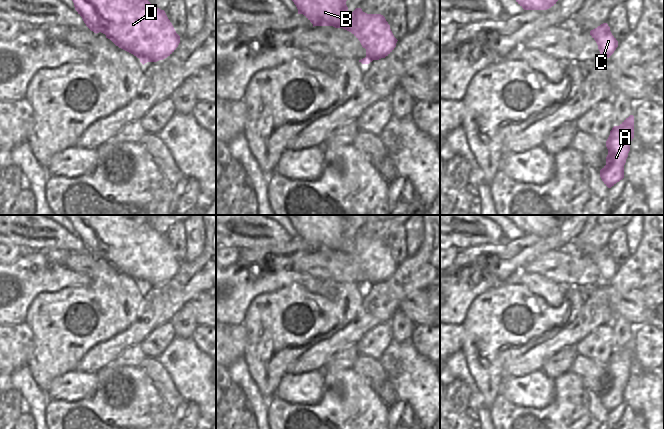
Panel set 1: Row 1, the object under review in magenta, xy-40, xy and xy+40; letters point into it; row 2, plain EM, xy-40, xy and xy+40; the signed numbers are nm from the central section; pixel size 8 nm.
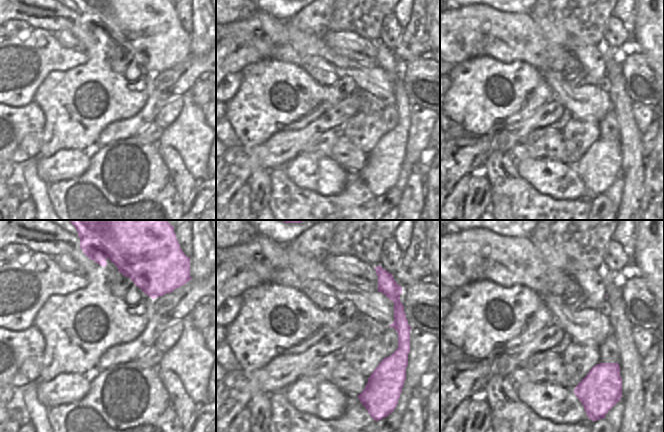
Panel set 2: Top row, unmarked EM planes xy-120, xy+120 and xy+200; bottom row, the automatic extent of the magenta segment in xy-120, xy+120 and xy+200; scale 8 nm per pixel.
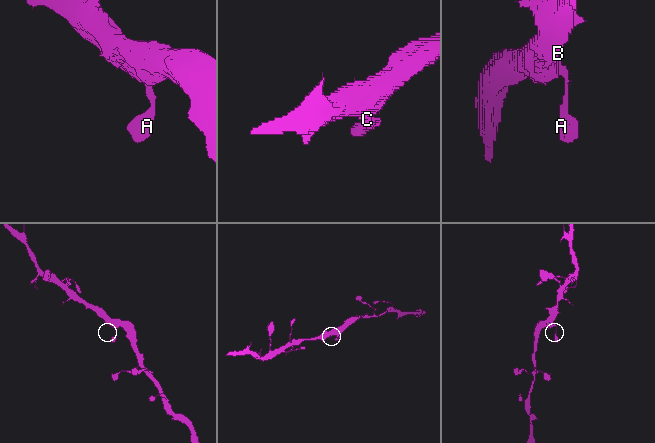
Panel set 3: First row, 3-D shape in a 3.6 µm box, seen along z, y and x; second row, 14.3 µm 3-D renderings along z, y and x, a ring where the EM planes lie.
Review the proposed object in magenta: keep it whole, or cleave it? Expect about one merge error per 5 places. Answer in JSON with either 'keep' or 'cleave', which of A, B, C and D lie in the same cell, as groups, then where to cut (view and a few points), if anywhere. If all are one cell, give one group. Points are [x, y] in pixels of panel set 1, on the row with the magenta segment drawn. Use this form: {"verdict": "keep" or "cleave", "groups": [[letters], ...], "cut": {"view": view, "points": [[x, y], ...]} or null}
{"verdict": "keep", "groups": [["A", "B", "C", "D"]], "cut": null}

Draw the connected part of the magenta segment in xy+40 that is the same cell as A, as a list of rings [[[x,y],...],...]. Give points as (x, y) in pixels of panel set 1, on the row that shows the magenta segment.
[[[630,115],[619,126],[614,126],[606,141],[606,165],[600,170],[604,184],[611,188],[624,178],[624,165],[634,138],[634,116]]]

